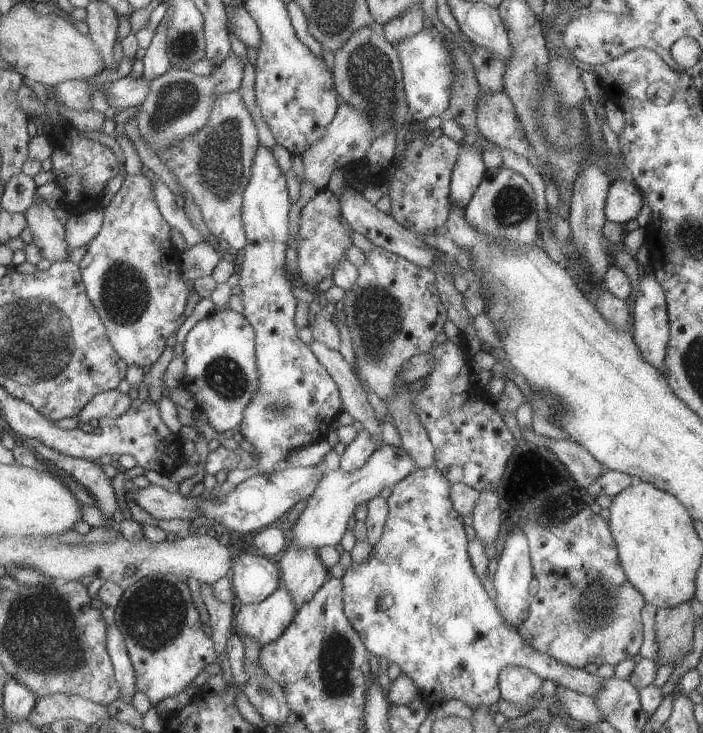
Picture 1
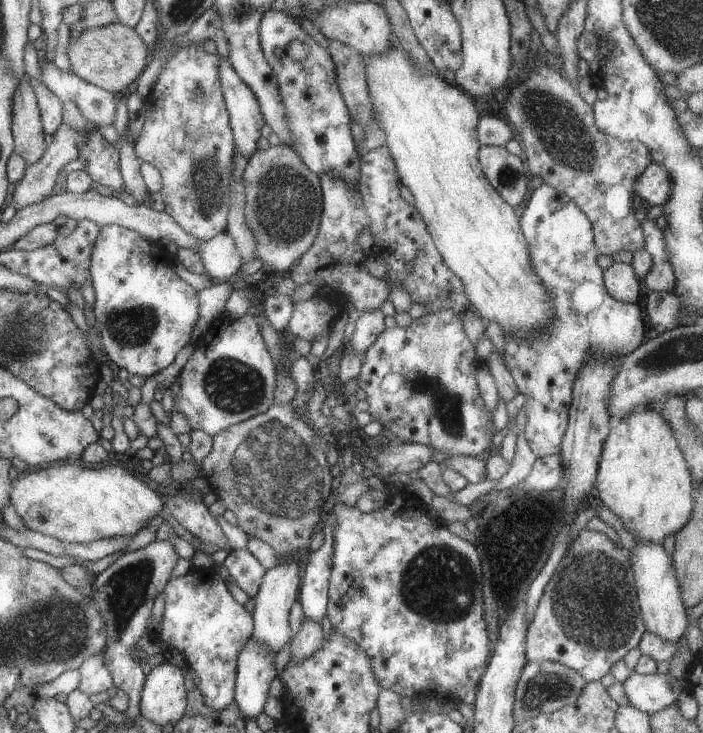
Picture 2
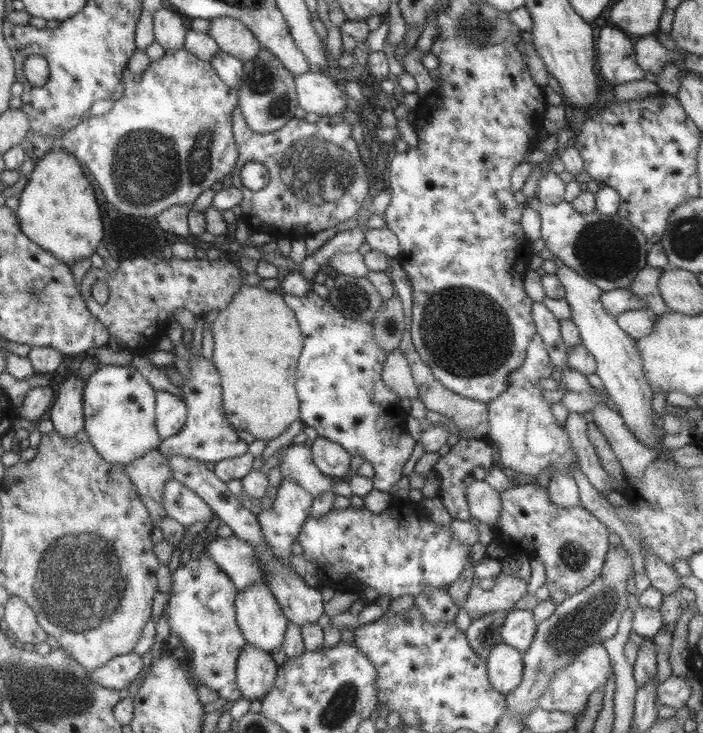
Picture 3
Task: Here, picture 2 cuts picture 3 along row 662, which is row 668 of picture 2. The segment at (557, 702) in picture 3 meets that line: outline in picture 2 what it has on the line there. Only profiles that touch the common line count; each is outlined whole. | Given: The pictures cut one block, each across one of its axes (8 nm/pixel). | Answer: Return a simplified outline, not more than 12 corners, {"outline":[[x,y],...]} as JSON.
{"outline":[[585,527],[528,622],[526,660],[587,683],[645,631],[628,554]]}

